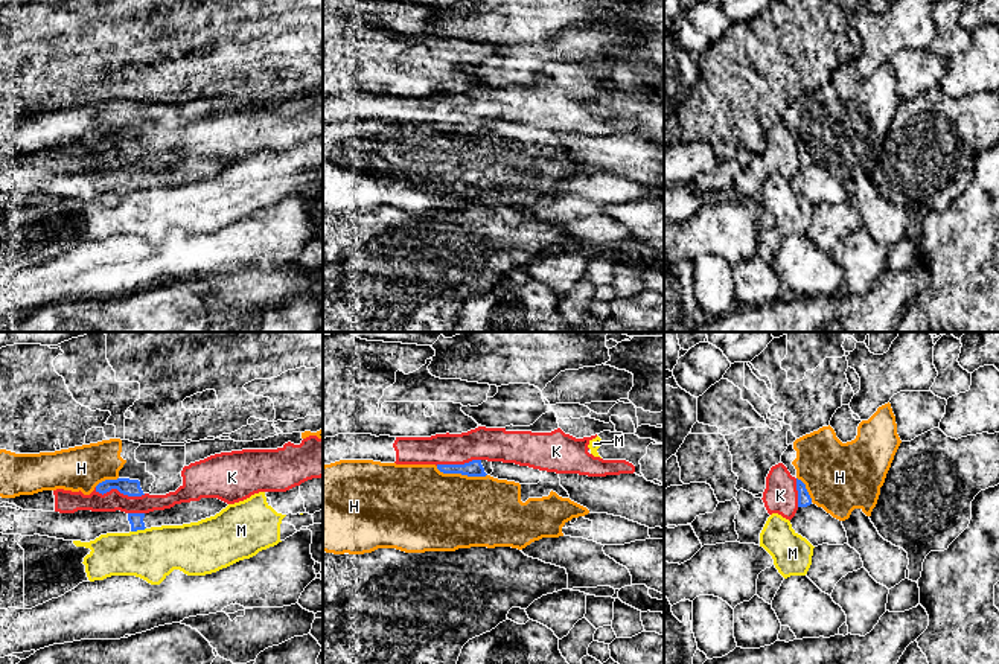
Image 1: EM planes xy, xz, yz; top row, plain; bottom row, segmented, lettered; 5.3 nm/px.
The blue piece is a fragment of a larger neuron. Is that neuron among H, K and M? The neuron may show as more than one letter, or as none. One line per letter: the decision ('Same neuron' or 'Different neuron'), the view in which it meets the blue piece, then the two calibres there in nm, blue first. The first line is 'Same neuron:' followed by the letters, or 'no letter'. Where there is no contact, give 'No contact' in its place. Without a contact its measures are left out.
Same neuron: no letter
H: Different neuron. Touches blue in xz. Thickness 90 nm (blue) against 420 nm
K: Different neuron. Touches blue in xy. Thickness 90 nm (blue) against 110 nm
M: Different neuron. Touches blue in xy. Thickness 80 nm (blue) against 280 nm

